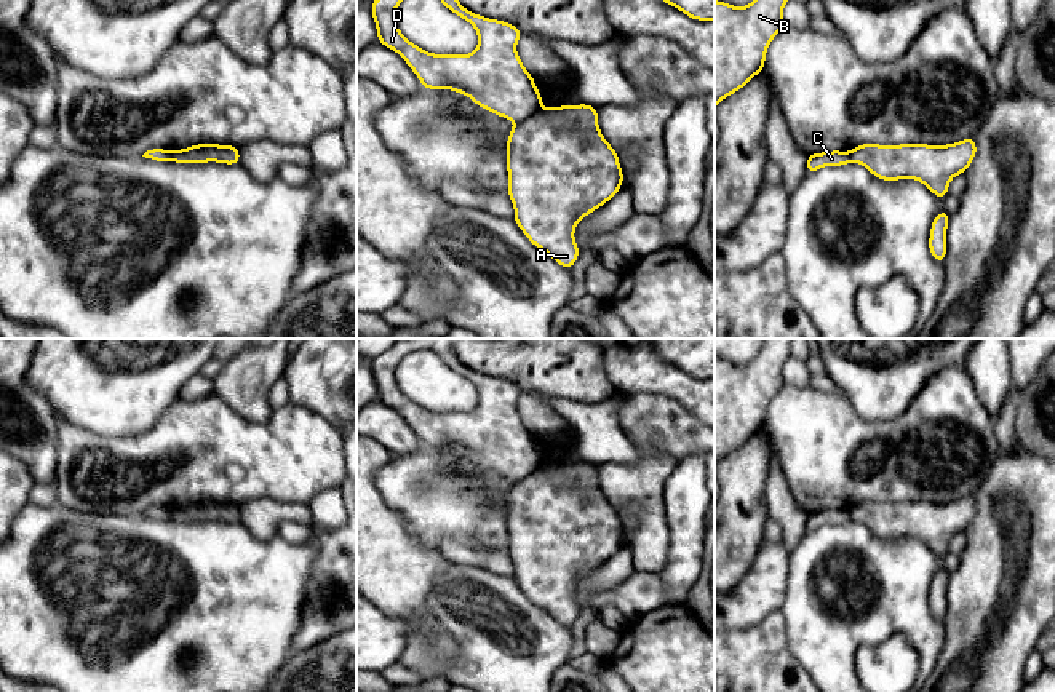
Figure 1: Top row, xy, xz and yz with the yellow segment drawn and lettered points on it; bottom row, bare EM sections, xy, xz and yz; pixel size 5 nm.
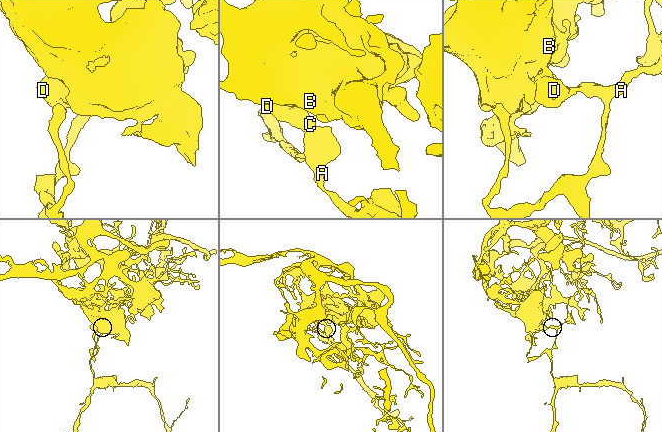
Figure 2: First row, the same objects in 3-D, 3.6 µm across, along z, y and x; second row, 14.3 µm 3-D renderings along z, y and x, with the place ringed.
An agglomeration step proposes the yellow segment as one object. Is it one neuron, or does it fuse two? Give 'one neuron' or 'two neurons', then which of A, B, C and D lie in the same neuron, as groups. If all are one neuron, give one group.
two neurons; A / B C D

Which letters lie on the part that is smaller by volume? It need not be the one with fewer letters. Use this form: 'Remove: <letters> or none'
Remove: A

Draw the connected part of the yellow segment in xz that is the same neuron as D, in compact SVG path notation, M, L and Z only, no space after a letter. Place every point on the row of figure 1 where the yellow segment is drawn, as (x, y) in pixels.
M372 0L377 42L396 51L424 88L465 94L476 105L515 123L524 121L540 109L543 97L516 53L523 35L516 26L475 14L459 0L440 0L475 27L478 46L470 54L433 54L400 32L395 11L401 2Z

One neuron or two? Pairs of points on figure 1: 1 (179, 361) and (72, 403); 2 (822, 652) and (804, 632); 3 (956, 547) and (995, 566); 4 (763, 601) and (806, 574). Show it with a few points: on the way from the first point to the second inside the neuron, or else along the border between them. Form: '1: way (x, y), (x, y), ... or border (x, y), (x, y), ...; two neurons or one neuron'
1: way (152, 368), (130, 374), (99, 376); one neuron
2: way (820, 648), (809, 636); one neuron
3: border (964, 531), (964, 548), (958, 555); two neurons
4: border (790, 552), (785, 596), (779, 609); two neurons

